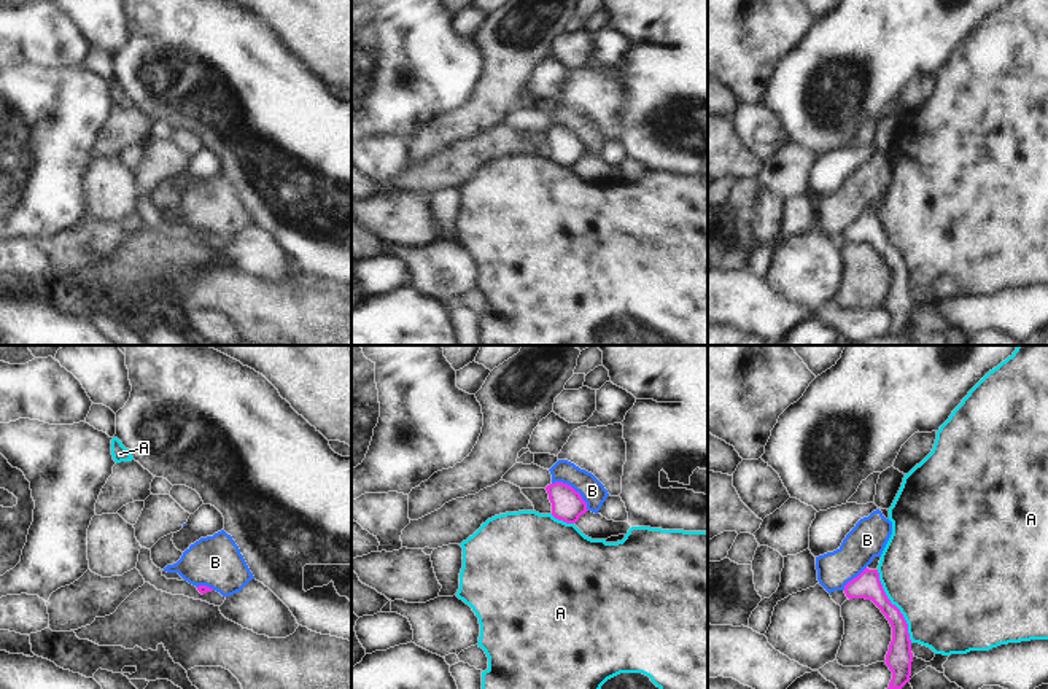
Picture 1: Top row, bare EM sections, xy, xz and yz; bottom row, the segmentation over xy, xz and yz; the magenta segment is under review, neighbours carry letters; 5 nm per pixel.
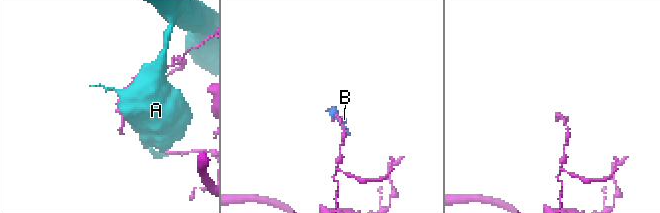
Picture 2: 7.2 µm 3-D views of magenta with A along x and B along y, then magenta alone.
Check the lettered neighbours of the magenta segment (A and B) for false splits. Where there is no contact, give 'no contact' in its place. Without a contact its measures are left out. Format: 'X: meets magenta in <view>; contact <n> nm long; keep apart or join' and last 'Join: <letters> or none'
A: meets magenta in yz; contact 400 nm long; keep apart
B: meets magenta in xz; contact 240 nm long; keep apart
Join: none

